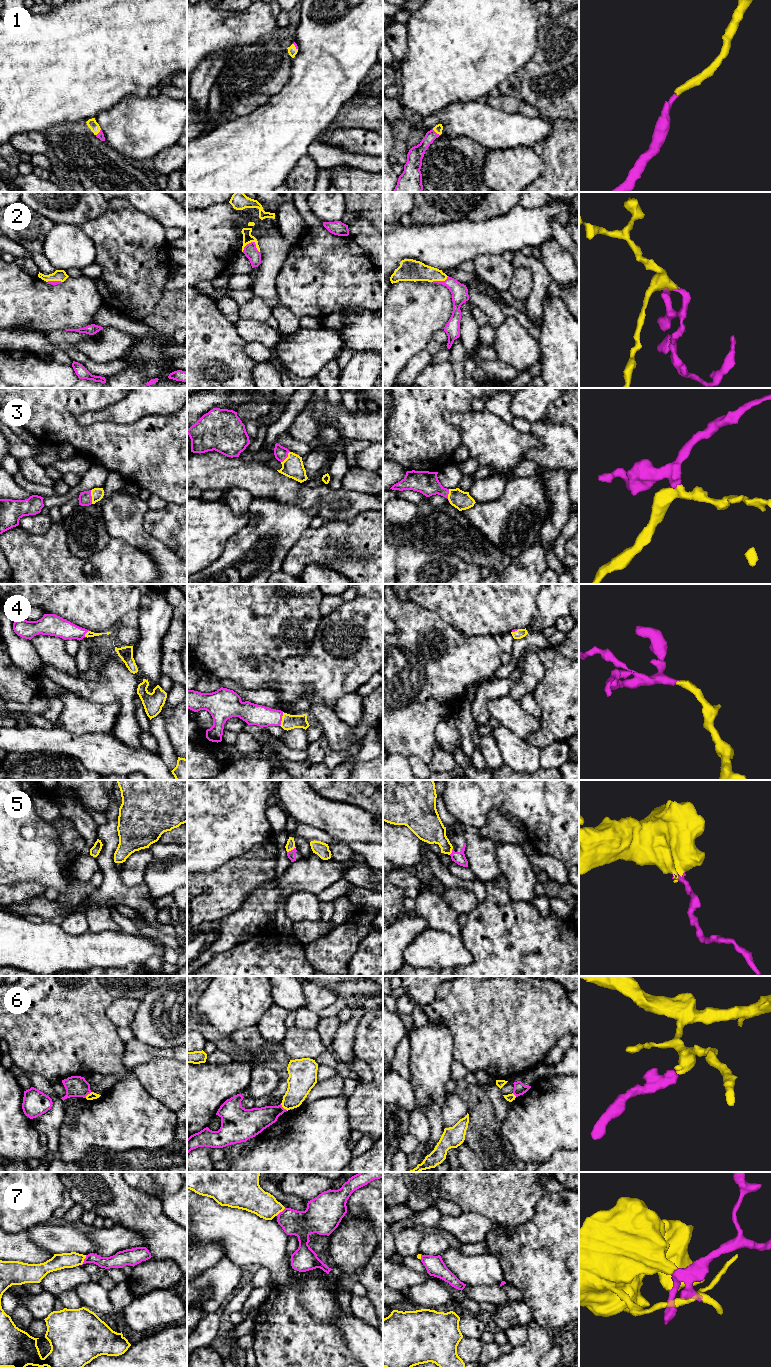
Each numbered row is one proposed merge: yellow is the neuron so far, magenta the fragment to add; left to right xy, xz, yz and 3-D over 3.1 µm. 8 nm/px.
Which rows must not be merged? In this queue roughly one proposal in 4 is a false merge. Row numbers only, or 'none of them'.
6, 7

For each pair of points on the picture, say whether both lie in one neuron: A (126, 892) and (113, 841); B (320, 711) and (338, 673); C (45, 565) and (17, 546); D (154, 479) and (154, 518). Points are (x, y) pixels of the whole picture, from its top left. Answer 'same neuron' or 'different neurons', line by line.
A: same neuron
B: different neurons
C: same neuron
D: different neurons

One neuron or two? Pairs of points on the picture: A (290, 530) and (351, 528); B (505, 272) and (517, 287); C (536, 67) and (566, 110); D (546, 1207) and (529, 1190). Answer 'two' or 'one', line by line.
A: two
B: two
C: one
D: two

